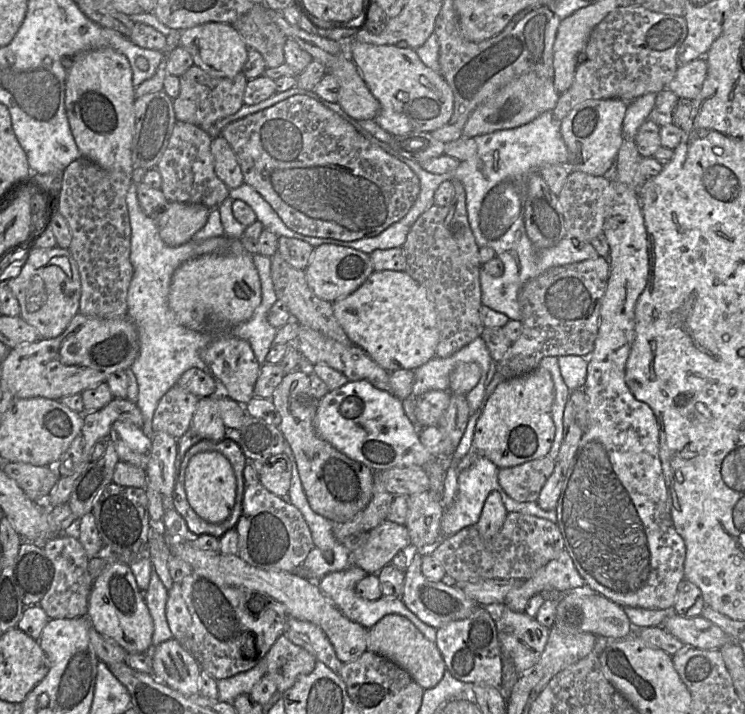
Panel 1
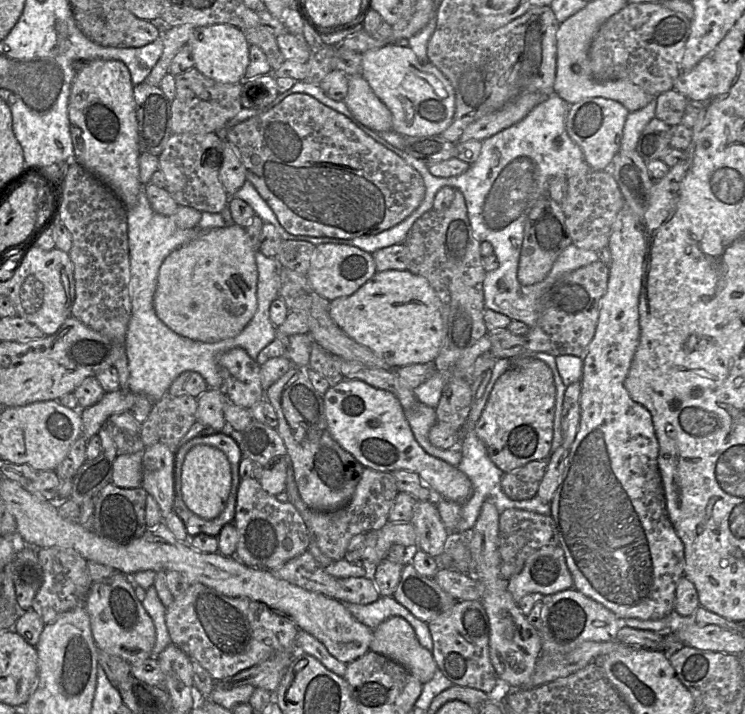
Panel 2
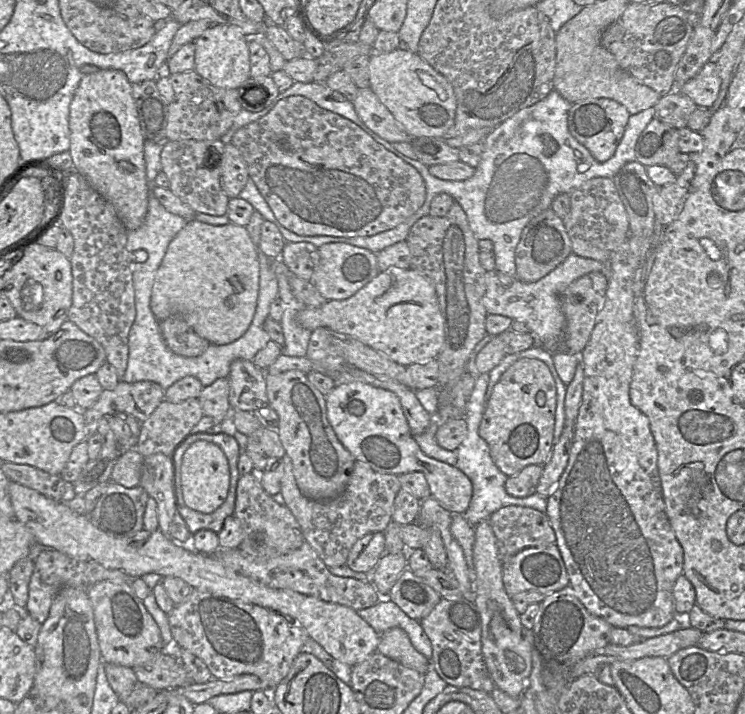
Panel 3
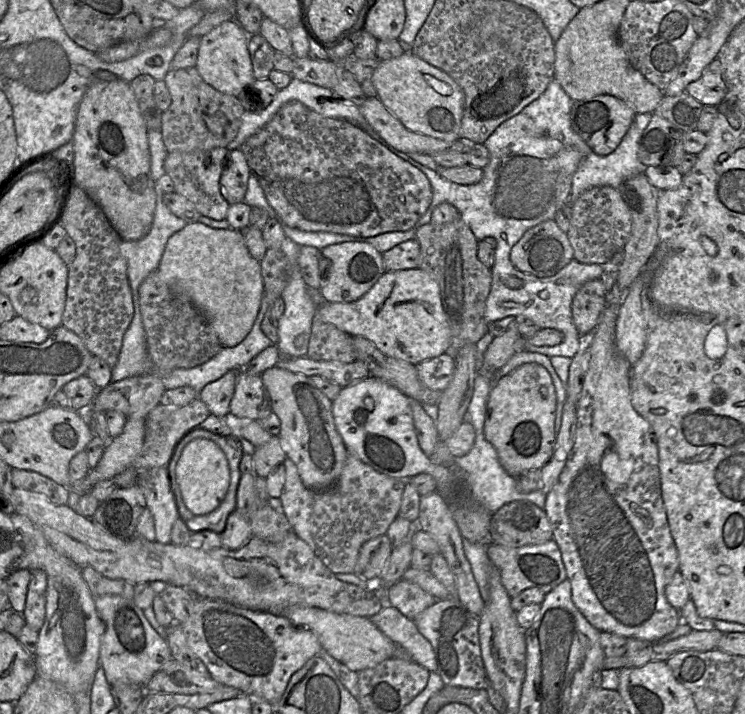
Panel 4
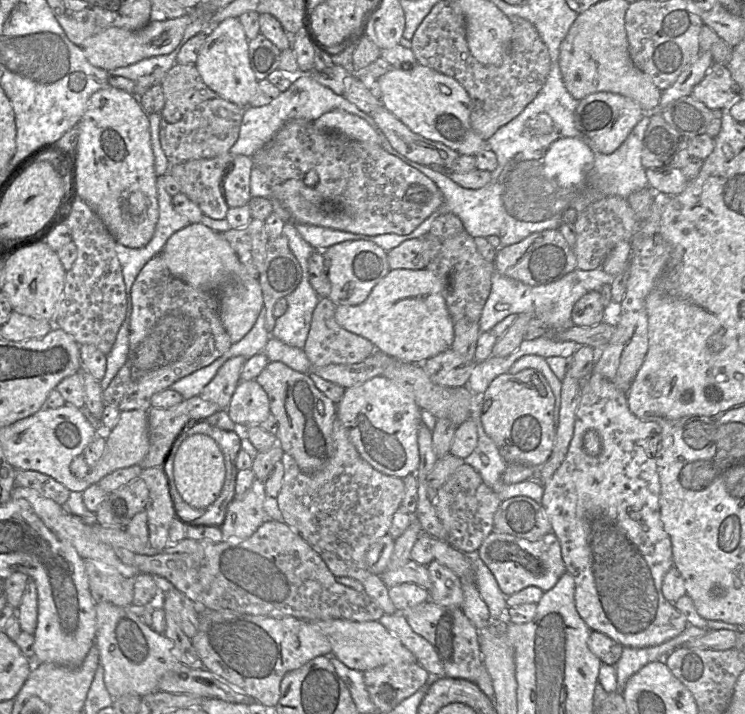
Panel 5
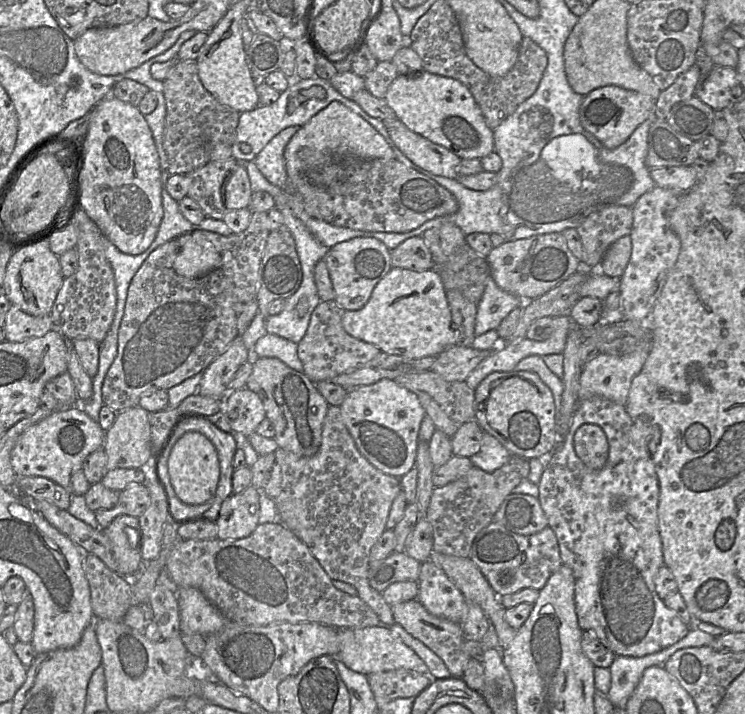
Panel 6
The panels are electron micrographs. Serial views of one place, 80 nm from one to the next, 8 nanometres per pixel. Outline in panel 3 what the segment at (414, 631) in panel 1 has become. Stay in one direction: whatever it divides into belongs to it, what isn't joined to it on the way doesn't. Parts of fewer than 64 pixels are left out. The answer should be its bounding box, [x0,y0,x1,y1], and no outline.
[376,627,430,674]

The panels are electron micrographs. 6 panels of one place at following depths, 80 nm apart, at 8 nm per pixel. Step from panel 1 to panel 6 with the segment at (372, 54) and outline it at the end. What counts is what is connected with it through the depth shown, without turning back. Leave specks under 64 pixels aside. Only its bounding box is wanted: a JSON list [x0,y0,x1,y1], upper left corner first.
[384,70,494,160]

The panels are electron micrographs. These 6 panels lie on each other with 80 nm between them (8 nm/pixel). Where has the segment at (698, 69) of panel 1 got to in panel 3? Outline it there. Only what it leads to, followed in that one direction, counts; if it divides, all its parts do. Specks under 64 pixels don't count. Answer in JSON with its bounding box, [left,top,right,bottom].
[676,60,721,108]

